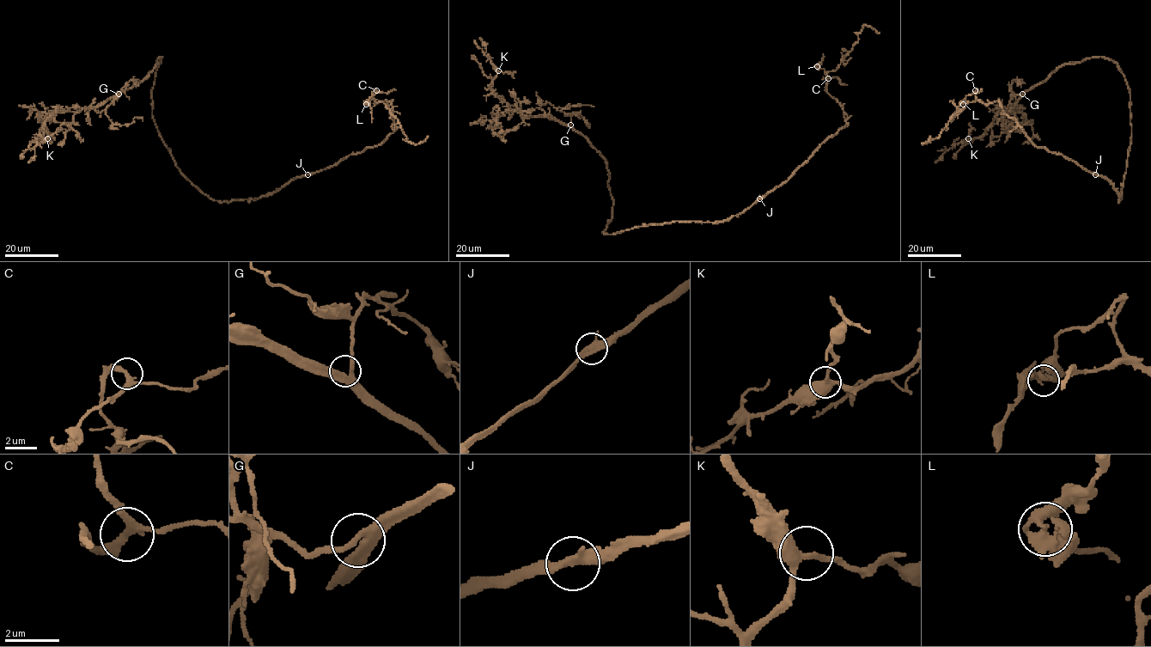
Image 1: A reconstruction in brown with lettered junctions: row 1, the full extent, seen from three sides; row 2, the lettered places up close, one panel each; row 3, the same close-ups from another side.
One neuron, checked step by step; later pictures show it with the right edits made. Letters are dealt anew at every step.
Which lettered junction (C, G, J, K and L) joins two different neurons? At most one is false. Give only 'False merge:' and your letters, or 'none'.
False merge: none

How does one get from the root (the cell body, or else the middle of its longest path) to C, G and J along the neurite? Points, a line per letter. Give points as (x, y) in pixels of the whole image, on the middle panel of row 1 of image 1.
C: (645, 226), (721, 222), (782, 185), (847, 125), (843, 109), (827, 92), (823, 78), (828, 78)
G: (645, 226), (613, 234), (603, 233), (612, 218), (613, 205), (607, 183), (609, 171), (604, 157), (570, 125)
J: (645, 226), (676, 221), (721, 222), (750, 208), (759, 198)

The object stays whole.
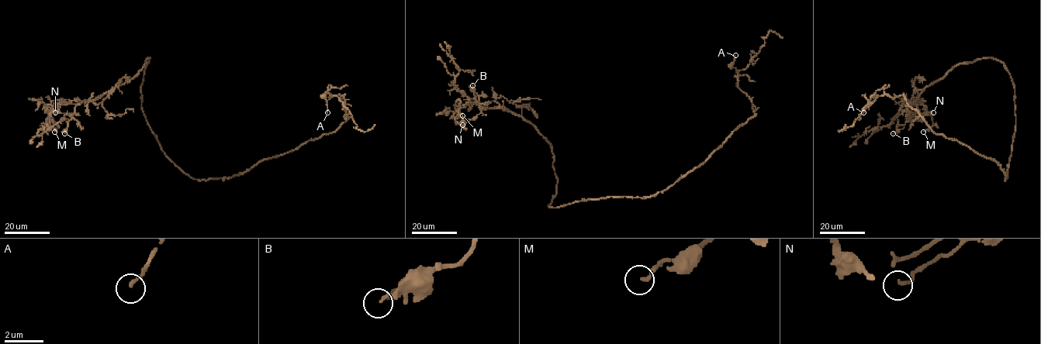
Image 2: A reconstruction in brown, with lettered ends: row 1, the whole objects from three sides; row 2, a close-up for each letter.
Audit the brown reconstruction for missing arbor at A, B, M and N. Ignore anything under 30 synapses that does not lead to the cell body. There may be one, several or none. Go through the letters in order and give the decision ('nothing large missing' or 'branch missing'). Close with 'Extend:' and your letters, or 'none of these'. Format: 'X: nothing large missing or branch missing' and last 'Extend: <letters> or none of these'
A: branch missing
B: nothing large missing
M: nothing large missing
N: nothing large missing
Extend: A

